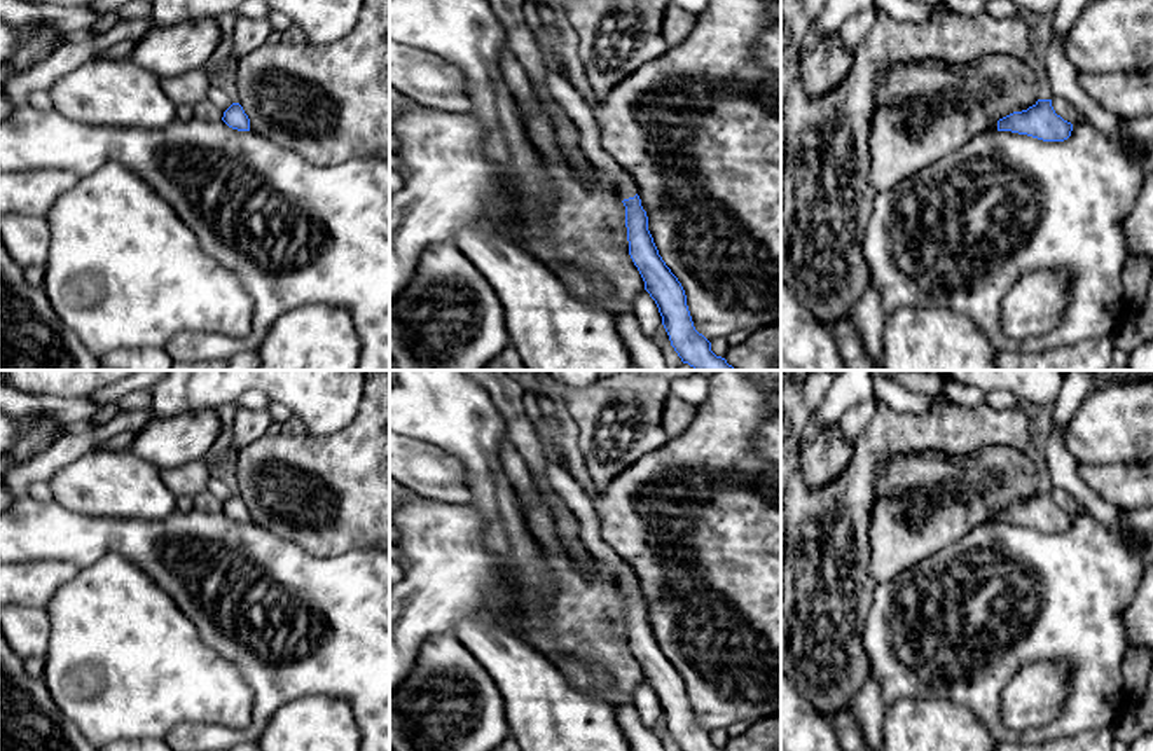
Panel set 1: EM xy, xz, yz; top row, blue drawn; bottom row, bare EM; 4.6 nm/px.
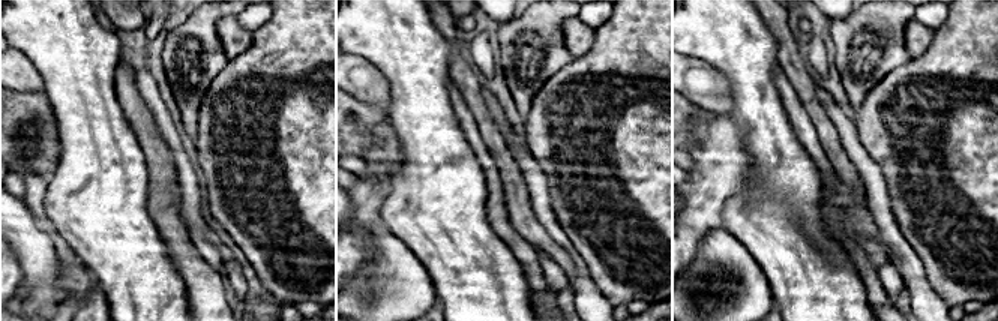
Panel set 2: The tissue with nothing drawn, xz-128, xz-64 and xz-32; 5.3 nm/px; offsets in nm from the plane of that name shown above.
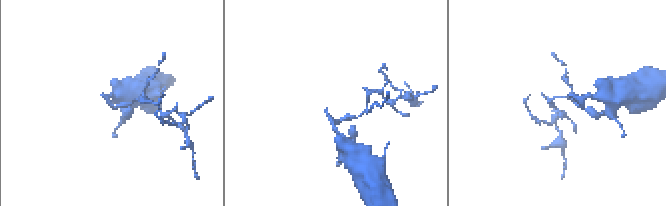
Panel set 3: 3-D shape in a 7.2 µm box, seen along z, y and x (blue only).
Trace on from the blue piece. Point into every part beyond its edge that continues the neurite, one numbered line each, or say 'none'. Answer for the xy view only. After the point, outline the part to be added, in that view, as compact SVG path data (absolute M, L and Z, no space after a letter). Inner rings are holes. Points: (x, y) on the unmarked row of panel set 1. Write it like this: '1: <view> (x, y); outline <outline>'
none

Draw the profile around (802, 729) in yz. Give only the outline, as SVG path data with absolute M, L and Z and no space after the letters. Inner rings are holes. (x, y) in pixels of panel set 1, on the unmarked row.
M781 671L781 751L842 751L832 718L818 713Z

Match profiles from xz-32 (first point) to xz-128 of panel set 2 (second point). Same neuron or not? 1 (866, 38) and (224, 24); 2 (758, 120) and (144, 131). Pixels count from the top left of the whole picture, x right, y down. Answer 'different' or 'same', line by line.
1: different
2: different

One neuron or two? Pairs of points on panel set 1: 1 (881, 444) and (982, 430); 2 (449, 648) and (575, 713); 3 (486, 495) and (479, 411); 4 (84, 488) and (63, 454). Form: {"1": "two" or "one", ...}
{"1": "one", "2": "two", "3": "one", "4": "two"}

